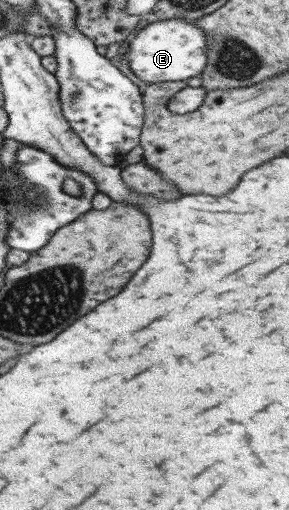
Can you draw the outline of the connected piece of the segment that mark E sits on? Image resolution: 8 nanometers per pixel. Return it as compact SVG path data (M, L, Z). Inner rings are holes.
M173 17L154 21L137 32L127 46L128 66L143 82L155 83L165 80L183 80L198 76L205 68L205 31L194 20Z

